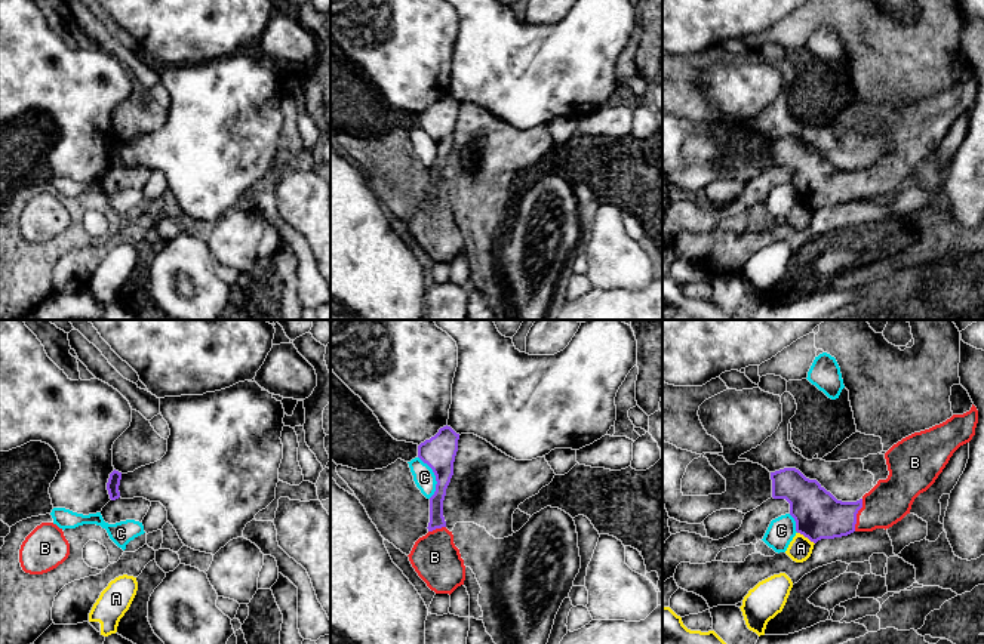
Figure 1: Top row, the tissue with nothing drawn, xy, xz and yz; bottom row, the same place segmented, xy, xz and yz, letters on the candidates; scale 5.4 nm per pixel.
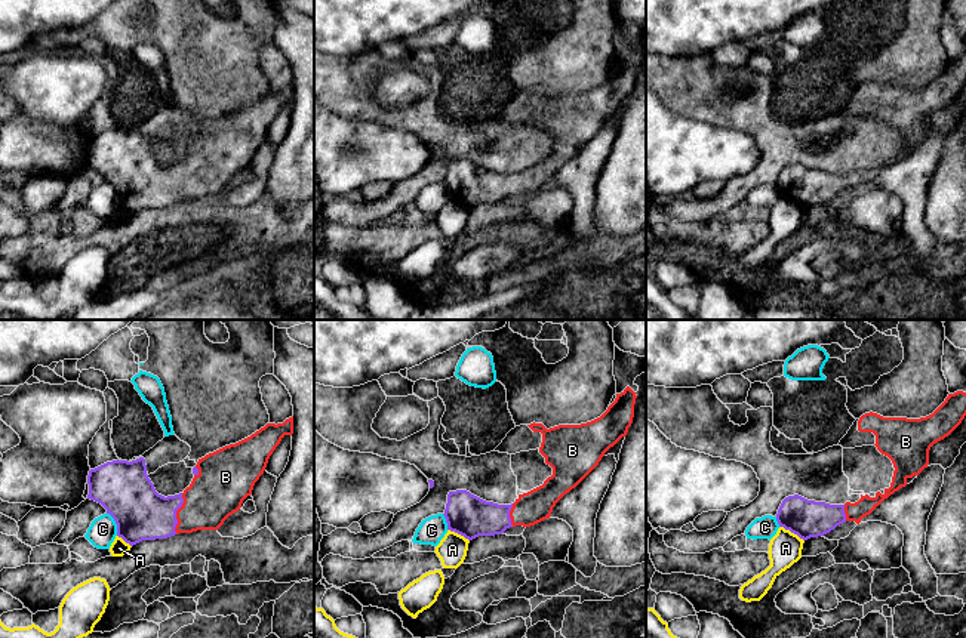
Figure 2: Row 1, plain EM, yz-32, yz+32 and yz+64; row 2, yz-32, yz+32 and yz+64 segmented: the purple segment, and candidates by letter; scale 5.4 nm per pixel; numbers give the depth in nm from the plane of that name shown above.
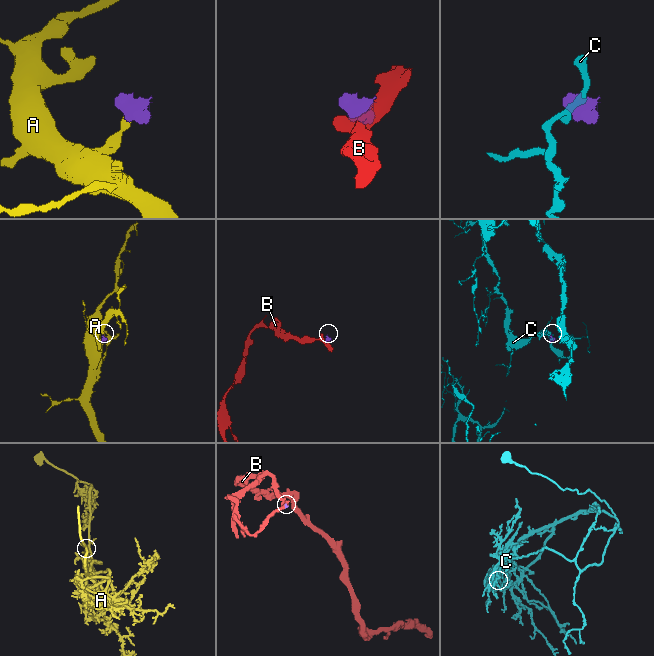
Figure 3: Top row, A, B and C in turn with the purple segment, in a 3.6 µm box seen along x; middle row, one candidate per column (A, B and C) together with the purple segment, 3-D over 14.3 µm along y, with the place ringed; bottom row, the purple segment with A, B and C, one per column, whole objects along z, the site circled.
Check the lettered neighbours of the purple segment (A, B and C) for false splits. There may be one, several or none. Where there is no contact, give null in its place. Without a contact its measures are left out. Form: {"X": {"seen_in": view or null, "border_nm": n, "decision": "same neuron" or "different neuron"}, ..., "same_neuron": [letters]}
{"A": {"seen_in": "yz", "border_nm": 120, "decision": "different neuron"}, "B": {"seen_in": "yz", "border_nm": 180, "decision": "same neuron"}, "C": {"seen_in": "xz", "border_nm": 240, "decision": "different neuron"}, "same_neuron": ["B"]}

